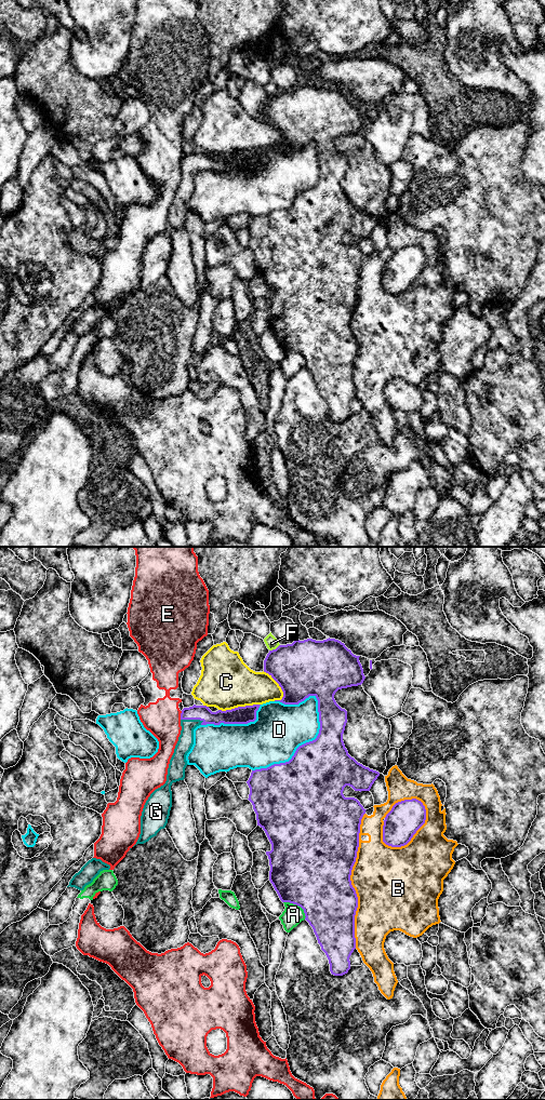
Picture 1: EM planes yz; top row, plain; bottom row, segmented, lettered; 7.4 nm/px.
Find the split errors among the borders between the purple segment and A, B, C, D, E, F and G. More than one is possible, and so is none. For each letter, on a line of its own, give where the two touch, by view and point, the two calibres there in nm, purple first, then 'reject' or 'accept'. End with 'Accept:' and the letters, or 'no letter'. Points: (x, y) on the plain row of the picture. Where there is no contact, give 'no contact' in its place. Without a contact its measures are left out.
A: contact yz (297, 351); calibres 500 and 150 nm; reject
B: contact yz (350, 327); calibres 500 and 480 nm; reject
C: contact yz (239, 153); calibres 130 and 400 nm; reject
D: contact yz (304, 190); calibres 460 and 380 nm; reject
E: contact yz (181, 162); calibres 110 and 280 nm; reject
F: contact yz (274, 96); calibres 400 and 90 nm; reject
G: contact yz (193, 165); calibres 110 and 120 nm; accept
Accept: G

